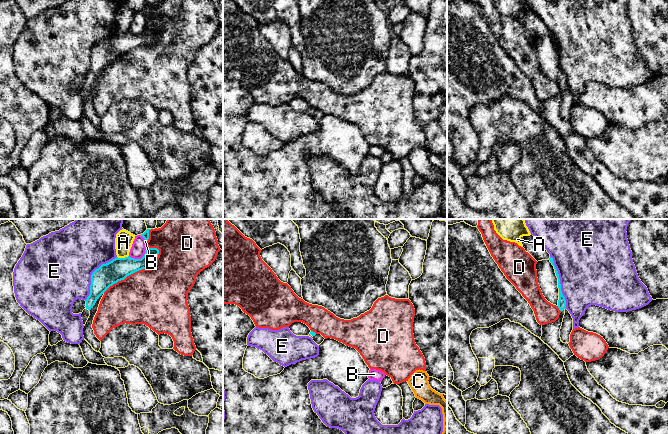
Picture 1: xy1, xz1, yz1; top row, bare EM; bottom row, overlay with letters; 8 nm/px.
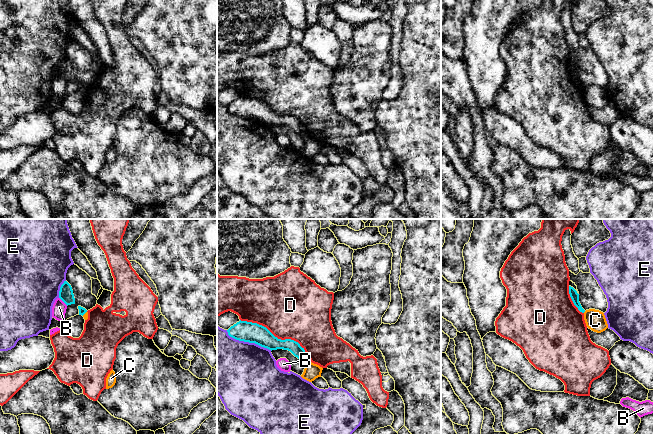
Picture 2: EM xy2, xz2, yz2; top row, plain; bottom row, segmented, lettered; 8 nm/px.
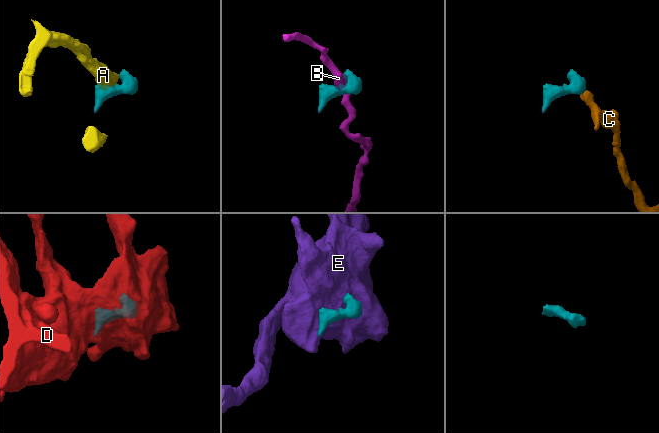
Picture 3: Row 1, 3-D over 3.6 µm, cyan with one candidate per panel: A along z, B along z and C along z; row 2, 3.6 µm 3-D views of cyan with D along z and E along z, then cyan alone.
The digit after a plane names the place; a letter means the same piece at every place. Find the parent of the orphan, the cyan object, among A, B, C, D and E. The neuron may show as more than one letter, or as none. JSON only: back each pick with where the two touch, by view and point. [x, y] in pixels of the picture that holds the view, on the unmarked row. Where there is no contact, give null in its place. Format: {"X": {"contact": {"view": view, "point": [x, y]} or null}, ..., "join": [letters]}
{"join": []}

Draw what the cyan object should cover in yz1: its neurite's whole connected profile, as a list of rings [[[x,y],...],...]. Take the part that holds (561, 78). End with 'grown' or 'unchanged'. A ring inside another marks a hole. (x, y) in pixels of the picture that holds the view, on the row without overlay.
[[[550,33],[549,34],[549,36],[550,36],[550,38],[552,39],[552,41],[554,42],[554,45],[555,45],[555,49],[556,49],[556,52],[557,52],[557,54],[558,54],[558,64],[559,64],[559,76],[558,76],[558,84],[559,84],[559,86],[561,87],[561,89],[560,89],[560,91],[559,91],[559,94],[555,97],[555,98],[552,98],[552,99],[548,99],[548,100],[545,100],[545,101],[542,101],[542,112],[541,112],[541,116],[545,119],[545,120],[547,120],[558,132],[559,132],[559,134],[563,137],[563,138],[565,138],[566,136],[568,136],[571,132],[573,132],[574,131],[574,129],[573,129],[573,127],[572,127],[572,125],[570,124],[570,122],[569,122],[569,120],[568,119],[563,119],[562,117],[561,117],[561,114],[560,114],[560,105],[561,105],[561,102],[562,102],[562,98],[563,98],[563,94],[564,94],[564,91],[565,91],[565,85],[566,85],[566,76],[565,76],[565,73],[563,72],[563,70],[562,70],[562,67],[561,67],[561,60],[560,60],[560,54],[559,54],[559,50],[558,50],[558,47],[557,47],[557,45],[556,45],[556,43],[555,43],[555,41],[554,41],[554,37],[553,37],[553,34],[552,33]]]; grown

